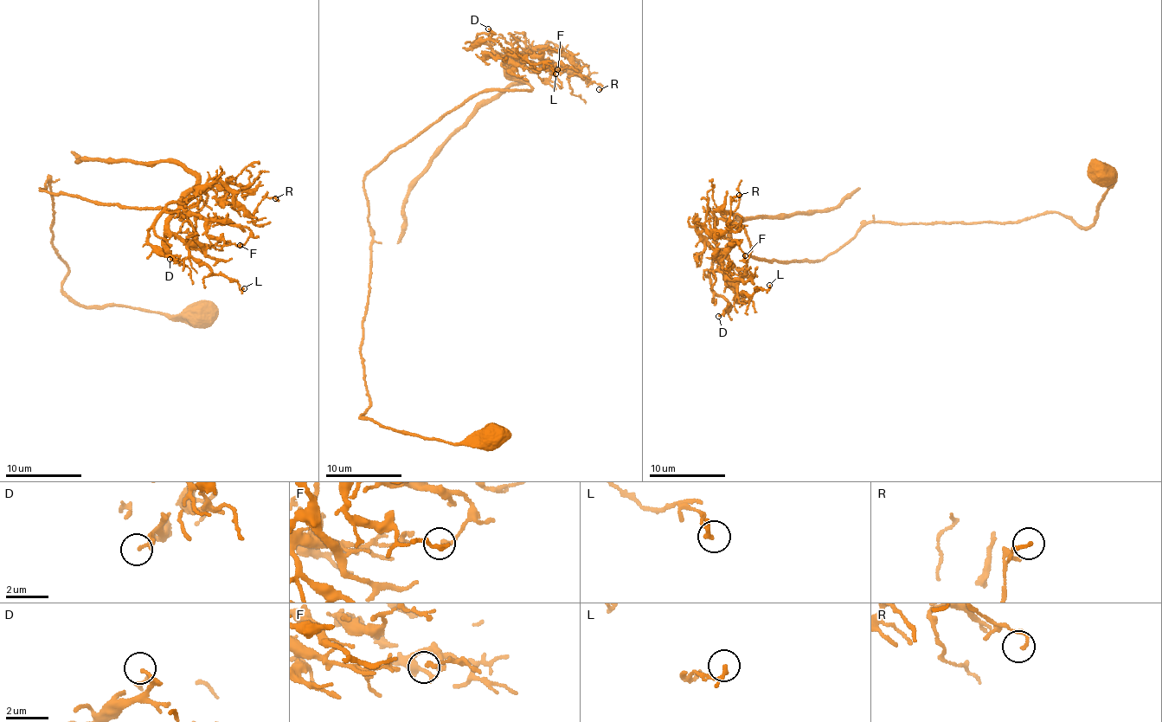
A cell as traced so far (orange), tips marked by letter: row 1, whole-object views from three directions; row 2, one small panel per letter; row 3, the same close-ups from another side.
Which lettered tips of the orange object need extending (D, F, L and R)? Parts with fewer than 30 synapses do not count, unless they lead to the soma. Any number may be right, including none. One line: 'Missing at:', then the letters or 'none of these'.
Missing at: none of these

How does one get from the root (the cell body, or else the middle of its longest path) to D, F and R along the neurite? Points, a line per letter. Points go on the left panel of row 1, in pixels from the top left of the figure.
D: (201, 316), (74, 303), (50, 179), (40, 187), (181, 215), (206, 194), (167, 205), (150, 228), (170, 259)
F: (201, 316), (74, 303), (50, 179), (40, 187), (181, 215), (204, 193), (183, 206), (246, 227), (240, 245)
R: (201, 316), (74, 303), (40, 187), (181, 215), (213, 181), (248, 215), (275, 198)

